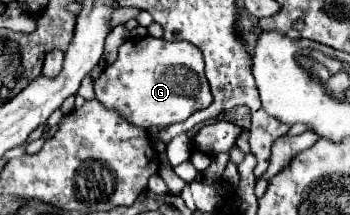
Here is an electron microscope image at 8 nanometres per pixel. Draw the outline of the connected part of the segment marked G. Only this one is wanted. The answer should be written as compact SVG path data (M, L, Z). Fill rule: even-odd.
M129 38L115 64L95 80L95 96L103 106L119 110L139 128L163 128L187 120L193 112L211 104L211 90L203 74L201 52L189 42L167 42L163 38Z

